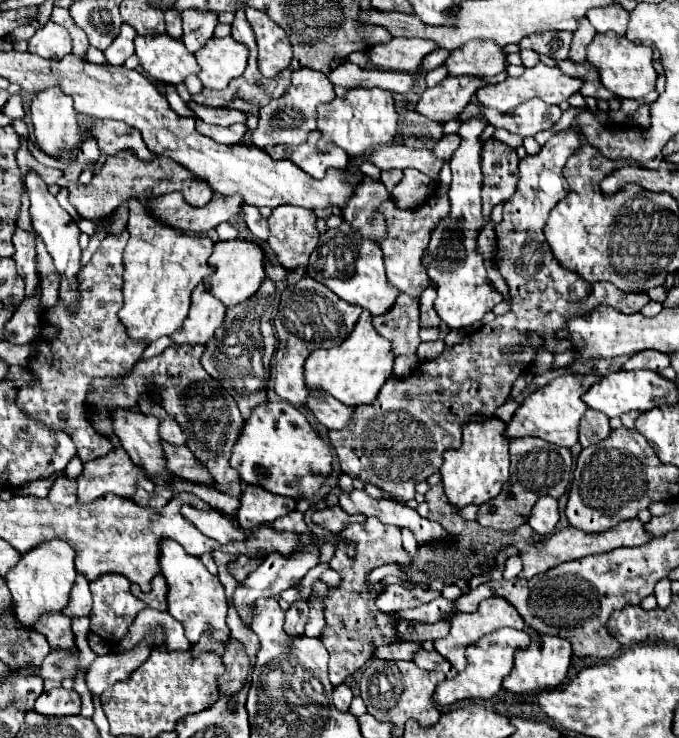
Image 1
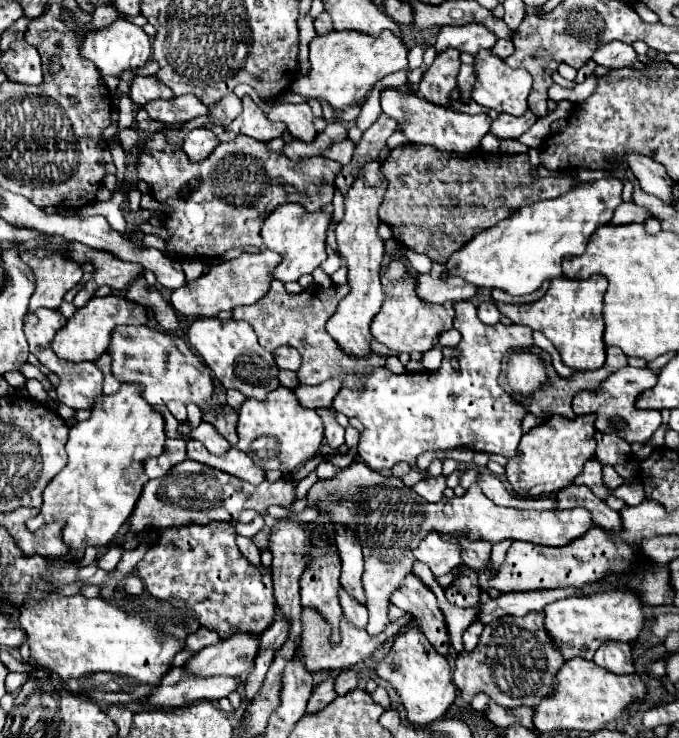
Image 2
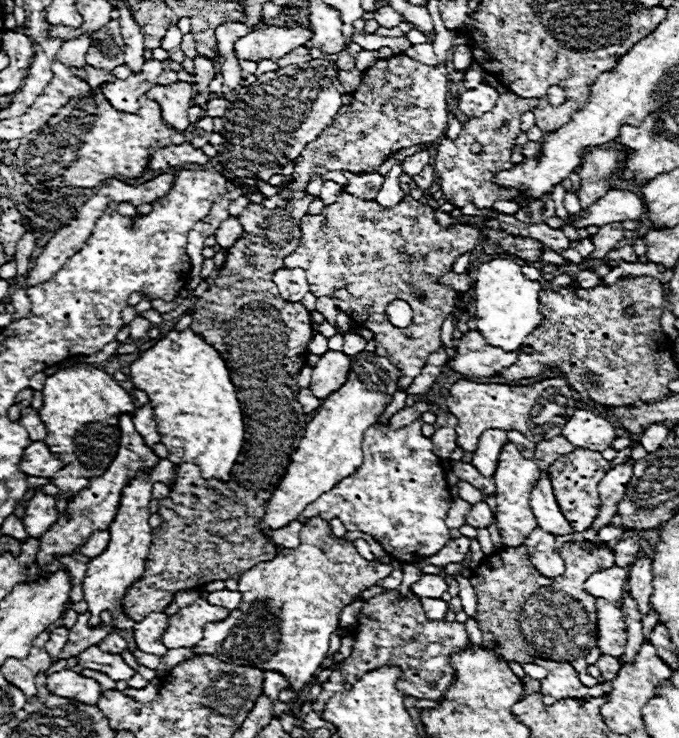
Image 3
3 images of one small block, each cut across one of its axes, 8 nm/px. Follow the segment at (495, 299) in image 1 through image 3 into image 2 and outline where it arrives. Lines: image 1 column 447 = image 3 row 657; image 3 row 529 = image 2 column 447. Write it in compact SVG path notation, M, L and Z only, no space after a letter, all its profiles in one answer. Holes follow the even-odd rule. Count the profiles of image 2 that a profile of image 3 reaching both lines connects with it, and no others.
M384 276L386 300L380 312L374 316L370 332L392 352L426 352L438 342L438 336L442 332L452 328L452 304L428 304L420 300L414 292L414 284L414 276Z

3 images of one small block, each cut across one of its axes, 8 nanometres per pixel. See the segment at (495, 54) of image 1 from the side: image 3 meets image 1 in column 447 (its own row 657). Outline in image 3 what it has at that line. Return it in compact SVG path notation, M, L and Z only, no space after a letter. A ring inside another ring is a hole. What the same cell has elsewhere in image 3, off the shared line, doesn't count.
M84 612L84 614L78 616L78 622L74 624L74 628L70 628L70 636L68 636L68 642L66 642L64 650L60 652L60 658L66 660L70 656L78 656L82 650L98 644L112 630L116 630L110 612L100 614L100 618L102 618L100 626L88 626L88 618L90 618L90 612Z

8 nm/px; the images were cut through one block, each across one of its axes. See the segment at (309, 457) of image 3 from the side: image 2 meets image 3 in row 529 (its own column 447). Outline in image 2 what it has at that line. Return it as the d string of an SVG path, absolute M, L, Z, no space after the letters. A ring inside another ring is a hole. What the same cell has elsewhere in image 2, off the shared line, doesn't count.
M612 178L580 184L554 200L526 204L508 220L486 228L476 234L474 240L456 250L448 258L446 272L442 276L460 276L464 282L474 284L480 294L490 294L492 290L502 290L510 296L532 294L544 280L562 276L560 260L564 256L584 254L594 230L612 220L616 206L622 202L620 194L622 182Z

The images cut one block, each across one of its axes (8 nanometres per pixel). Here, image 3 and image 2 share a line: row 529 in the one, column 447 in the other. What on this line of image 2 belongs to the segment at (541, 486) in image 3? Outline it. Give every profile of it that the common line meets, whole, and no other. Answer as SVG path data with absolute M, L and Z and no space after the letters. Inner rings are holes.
M430 532L420 542L420 546L414 550L414 556L416 556L416 560L428 564L428 568L432 570L434 576L448 574L452 568L462 564L460 544L446 542L444 538L438 536L438 532Z

